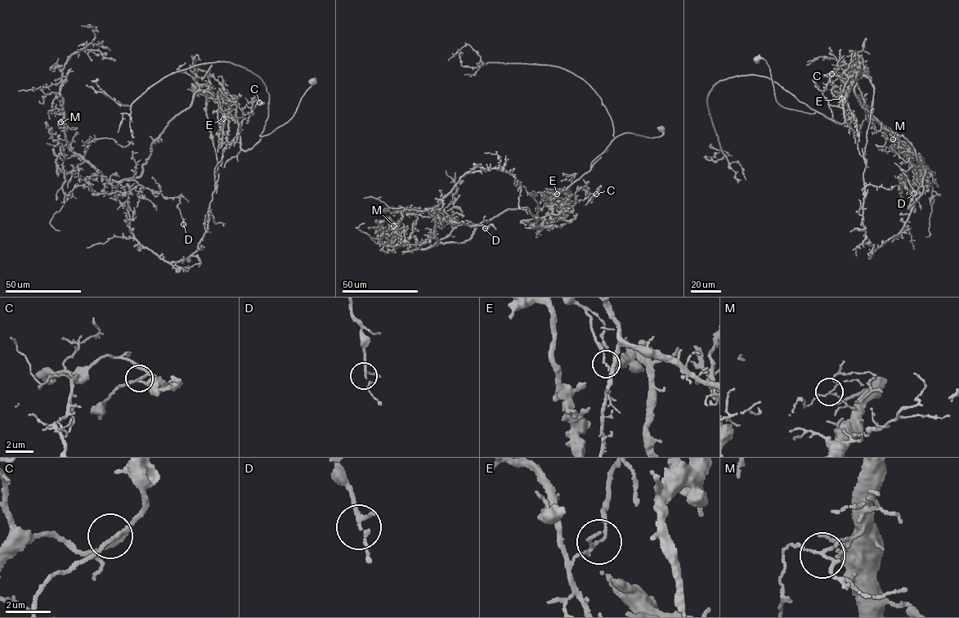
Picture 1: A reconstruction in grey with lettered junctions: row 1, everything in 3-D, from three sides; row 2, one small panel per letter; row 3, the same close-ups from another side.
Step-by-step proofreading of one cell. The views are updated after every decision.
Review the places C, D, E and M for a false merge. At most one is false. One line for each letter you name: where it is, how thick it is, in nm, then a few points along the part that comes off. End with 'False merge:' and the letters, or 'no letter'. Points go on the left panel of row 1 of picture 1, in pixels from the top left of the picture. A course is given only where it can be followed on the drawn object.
E: (223, 118) | 110 nm | (223, 118), (241, 123), (245, 150), (268, 116), (265, 84), (227, 62), (173, 73), (130, 105), (86, 85)
False merge: E

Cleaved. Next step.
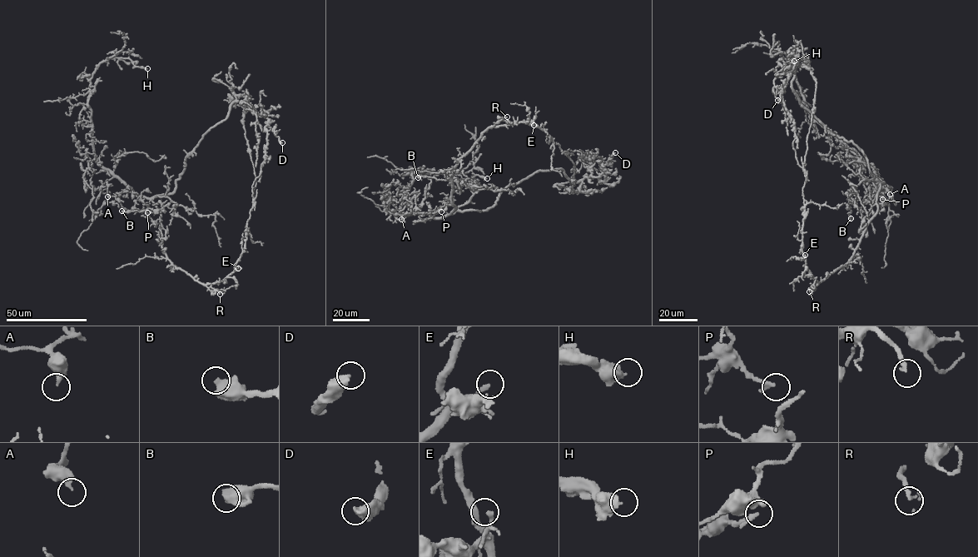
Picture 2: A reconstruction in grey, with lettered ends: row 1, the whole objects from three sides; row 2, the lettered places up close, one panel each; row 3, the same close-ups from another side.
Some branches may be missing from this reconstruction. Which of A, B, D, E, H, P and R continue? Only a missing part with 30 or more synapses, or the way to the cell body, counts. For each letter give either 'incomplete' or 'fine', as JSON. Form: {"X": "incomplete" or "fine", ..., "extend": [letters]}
{"A": "fine", "B": "fine", "D": "fine", "E": "incomplete", "H": "incomplete", "P": "fine", "R": "incomplete", "extend": ["E", "H", "R"]}

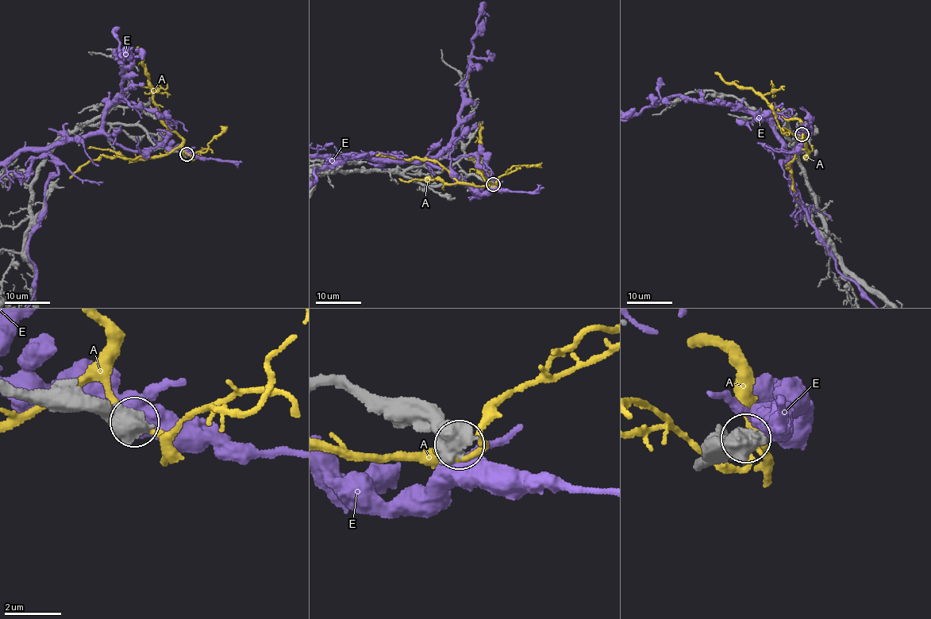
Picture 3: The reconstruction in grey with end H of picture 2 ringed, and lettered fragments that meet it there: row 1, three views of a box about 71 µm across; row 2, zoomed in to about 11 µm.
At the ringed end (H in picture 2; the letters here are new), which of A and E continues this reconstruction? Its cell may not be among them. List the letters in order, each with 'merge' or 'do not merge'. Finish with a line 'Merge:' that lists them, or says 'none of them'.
A: do not merge
E: do not merge
Merge: none of them

